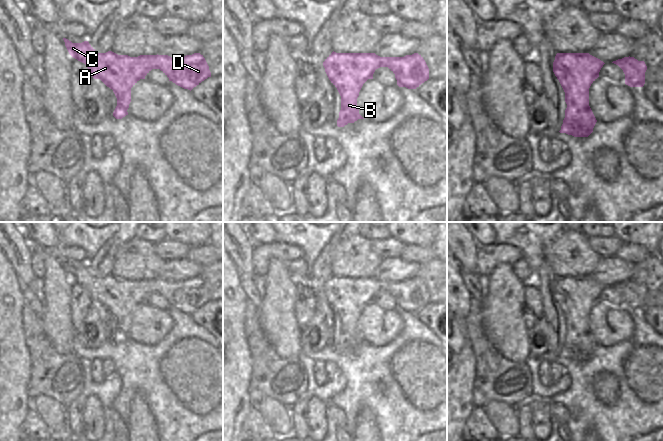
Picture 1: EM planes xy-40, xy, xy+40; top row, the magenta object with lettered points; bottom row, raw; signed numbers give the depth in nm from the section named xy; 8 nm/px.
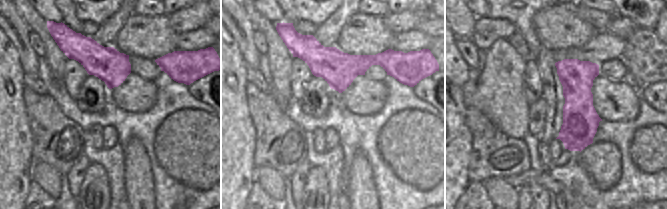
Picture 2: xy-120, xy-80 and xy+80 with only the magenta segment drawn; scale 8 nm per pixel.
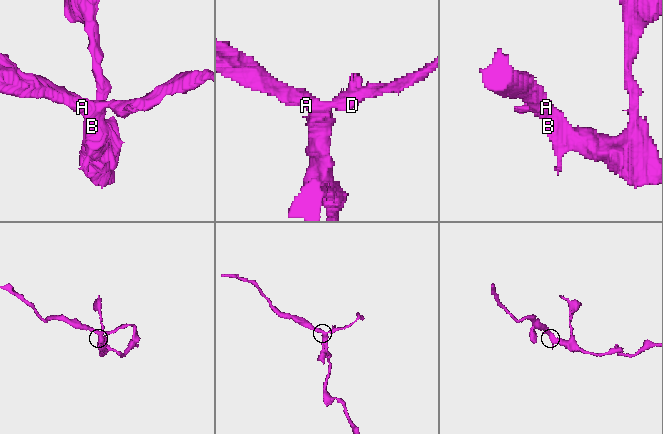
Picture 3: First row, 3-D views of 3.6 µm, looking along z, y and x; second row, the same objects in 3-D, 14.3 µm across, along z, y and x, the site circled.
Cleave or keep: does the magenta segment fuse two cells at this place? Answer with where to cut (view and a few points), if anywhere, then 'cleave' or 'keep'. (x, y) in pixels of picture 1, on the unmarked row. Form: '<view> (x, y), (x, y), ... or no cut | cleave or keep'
no cut | keep

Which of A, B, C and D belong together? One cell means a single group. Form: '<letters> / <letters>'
A B C D

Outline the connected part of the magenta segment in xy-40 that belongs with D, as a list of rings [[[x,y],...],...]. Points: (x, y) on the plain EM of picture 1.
[[[63,262],[69,278],[84,287],[94,303],[100,303],[113,314],[117,330],[113,336],[116,343],[128,339],[131,312],[152,293],[160,293],[176,309],[192,314],[211,301],[209,290],[200,277],[184,281],[168,279],[140,279],[130,281],[112,275],[98,277],[88,265],[72,267]]]

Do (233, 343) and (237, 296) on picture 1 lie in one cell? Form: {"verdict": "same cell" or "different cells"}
{"verdict": "same cell"}

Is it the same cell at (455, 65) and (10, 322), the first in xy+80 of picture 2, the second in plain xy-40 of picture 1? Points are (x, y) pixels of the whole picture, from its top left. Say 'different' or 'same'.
same

